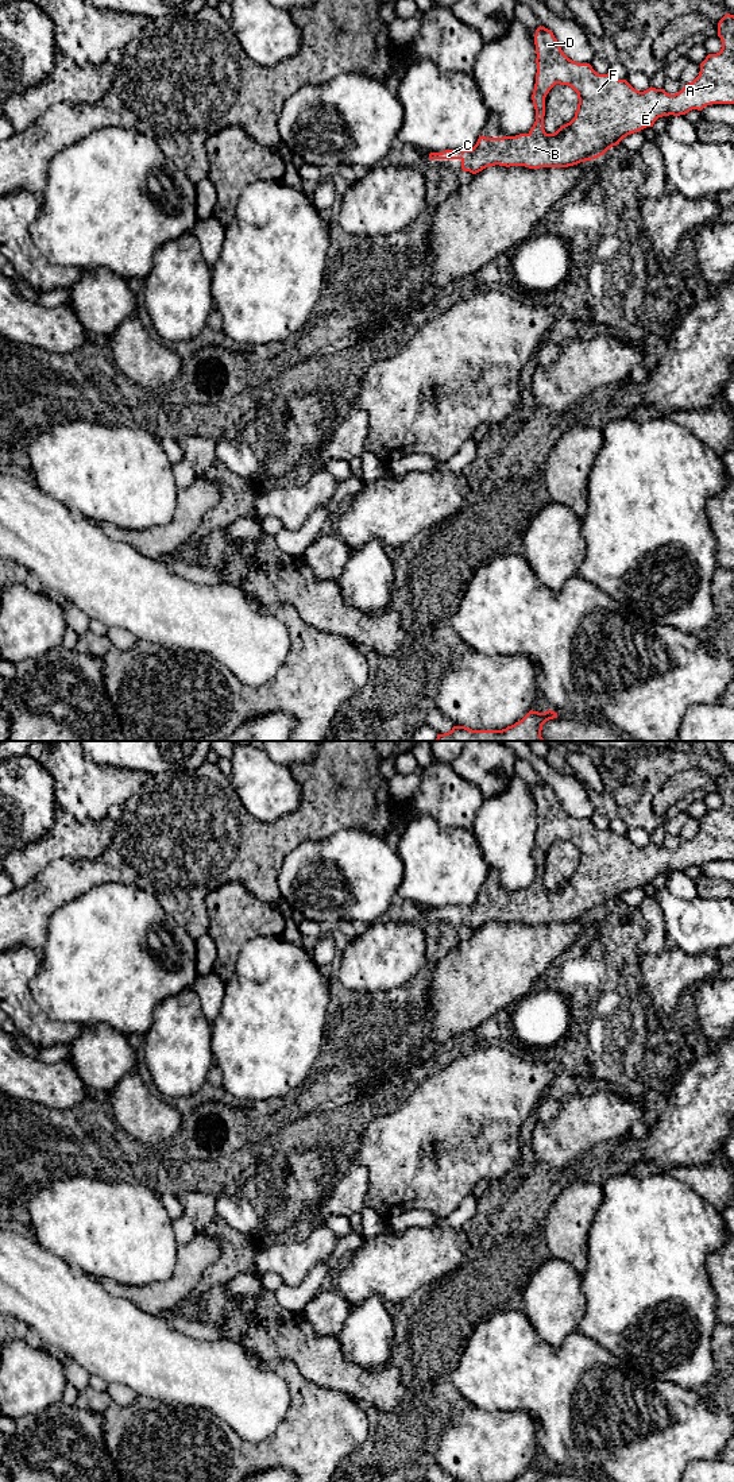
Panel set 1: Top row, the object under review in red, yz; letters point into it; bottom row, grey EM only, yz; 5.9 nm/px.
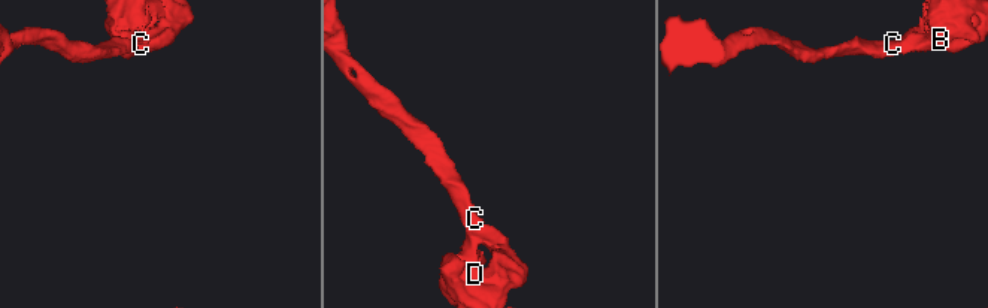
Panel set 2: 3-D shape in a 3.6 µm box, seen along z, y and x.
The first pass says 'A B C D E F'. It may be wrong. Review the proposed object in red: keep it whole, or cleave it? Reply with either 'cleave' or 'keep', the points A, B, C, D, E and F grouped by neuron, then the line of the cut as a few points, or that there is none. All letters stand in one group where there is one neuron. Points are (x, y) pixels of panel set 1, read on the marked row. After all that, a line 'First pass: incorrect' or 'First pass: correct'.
keep | A B C D E F | no cut
First pass: correct

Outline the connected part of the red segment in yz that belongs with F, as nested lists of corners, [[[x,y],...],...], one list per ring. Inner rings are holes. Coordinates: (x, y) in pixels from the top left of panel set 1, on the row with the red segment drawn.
[[[726,13],[719,20],[718,36],[722,40],[721,51],[708,54],[700,63],[699,76],[680,92],[669,94],[664,89],[652,86],[640,92],[626,80],[618,80],[610,73],[599,74],[590,63],[569,59],[563,53],[553,32],[540,26],[534,35],[537,73],[532,100],[536,109],[536,121],[530,131],[503,138],[482,135],[471,150],[430,153],[429,159],[460,159],[463,171],[472,174],[495,165],[529,169],[568,167],[603,155],[627,135],[653,127],[658,117],[680,116],[692,109],[702,111],[712,104],[734,104],[734,15]],[[556,84],[571,86],[577,93],[579,104],[575,117],[569,123],[561,126],[553,134],[546,134],[544,130],[545,97]]]

